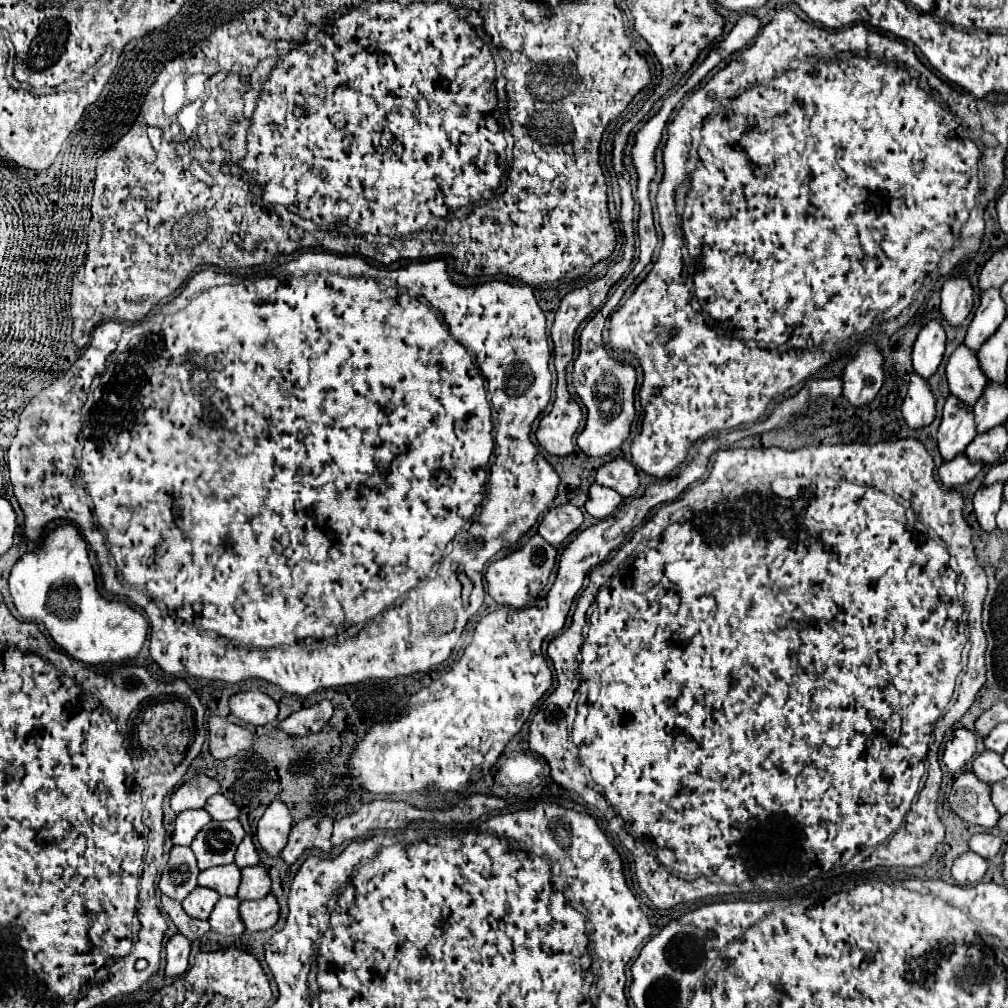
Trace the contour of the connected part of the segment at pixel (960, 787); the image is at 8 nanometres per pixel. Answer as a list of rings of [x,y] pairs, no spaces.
[[[962,773],[948,793],[948,803],[954,815],[962,821],[990,831],[996,827],[1000,813],[990,801],[990,787],[976,779],[974,773]]]

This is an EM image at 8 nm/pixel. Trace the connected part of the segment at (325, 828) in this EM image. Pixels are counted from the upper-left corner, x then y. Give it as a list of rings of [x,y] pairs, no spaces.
[[[308,817],[296,823],[290,831],[288,845],[280,853],[286,865],[294,865],[296,859],[308,849],[320,849],[324,855],[330,855],[332,845],[332,819],[328,817]]]

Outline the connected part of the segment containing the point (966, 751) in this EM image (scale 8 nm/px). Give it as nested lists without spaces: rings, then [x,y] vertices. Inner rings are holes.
[[[954,729],[950,739],[946,741],[946,749],[942,761],[946,763],[950,773],[960,773],[976,753],[976,735],[966,729]]]

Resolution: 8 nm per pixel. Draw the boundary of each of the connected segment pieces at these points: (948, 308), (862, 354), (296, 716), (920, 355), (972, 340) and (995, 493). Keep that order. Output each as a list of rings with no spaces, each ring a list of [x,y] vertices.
[[[966,275],[950,277],[942,287],[942,305],[940,305],[942,319],[948,321],[952,327],[960,327],[964,319],[970,315],[972,305],[974,293]]]
[[[862,345],[854,359],[846,365],[842,377],[842,395],[850,401],[852,407],[868,407],[878,395],[884,381],[882,361],[884,359],[876,347]]]
[[[324,699],[308,709],[300,709],[292,713],[284,721],[280,721],[276,729],[292,737],[308,737],[318,733],[328,723],[330,717],[332,717],[332,703]]]
[[[930,321],[918,335],[916,343],[914,343],[914,351],[912,351],[912,363],[914,363],[914,371],[922,377],[922,379],[930,379],[938,365],[942,363],[942,355],[944,355],[944,329],[940,321]]]
[[[990,289],[984,291],[980,295],[980,307],[974,313],[972,323],[968,325],[968,333],[966,333],[966,347],[972,347],[972,351],[980,351],[980,347],[984,345],[984,339],[990,339],[996,331],[996,327],[1000,327],[1000,323],[1004,321],[1006,311],[1004,311],[1004,301],[1000,297],[998,289]]]
[[[994,483],[990,487],[980,487],[974,495],[974,513],[982,527],[982,531],[996,531],[996,511],[1002,505],[1002,483]]]

